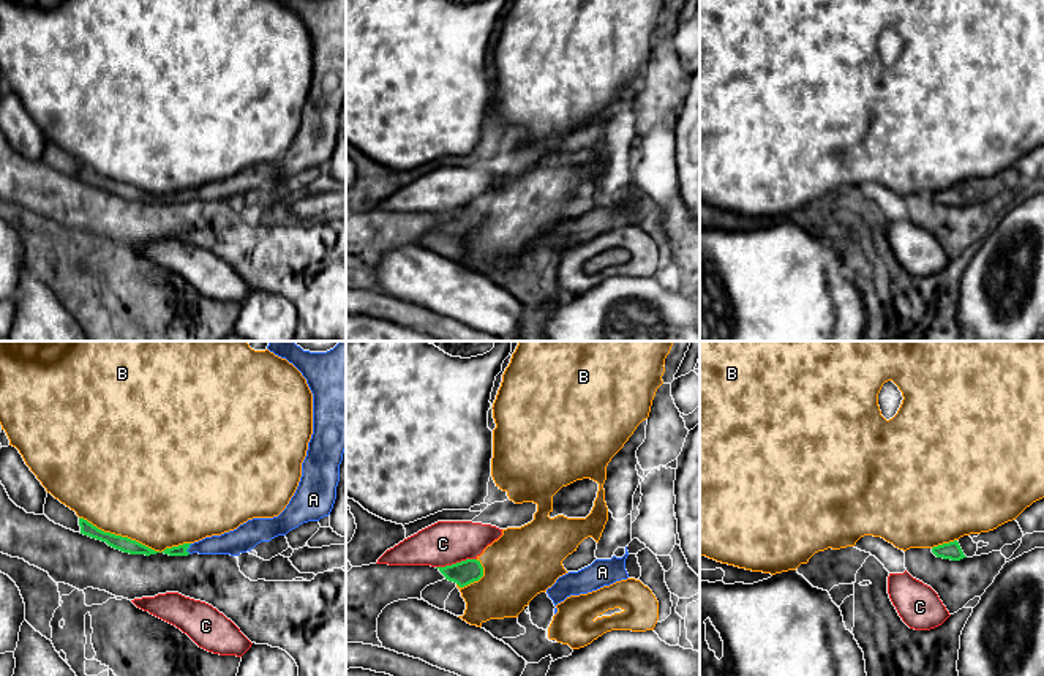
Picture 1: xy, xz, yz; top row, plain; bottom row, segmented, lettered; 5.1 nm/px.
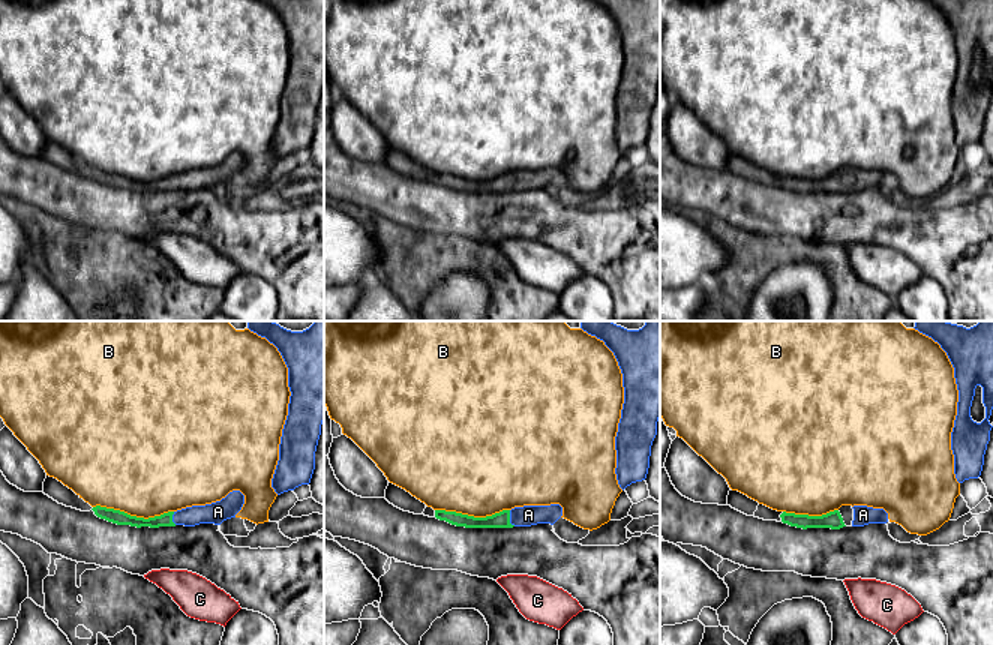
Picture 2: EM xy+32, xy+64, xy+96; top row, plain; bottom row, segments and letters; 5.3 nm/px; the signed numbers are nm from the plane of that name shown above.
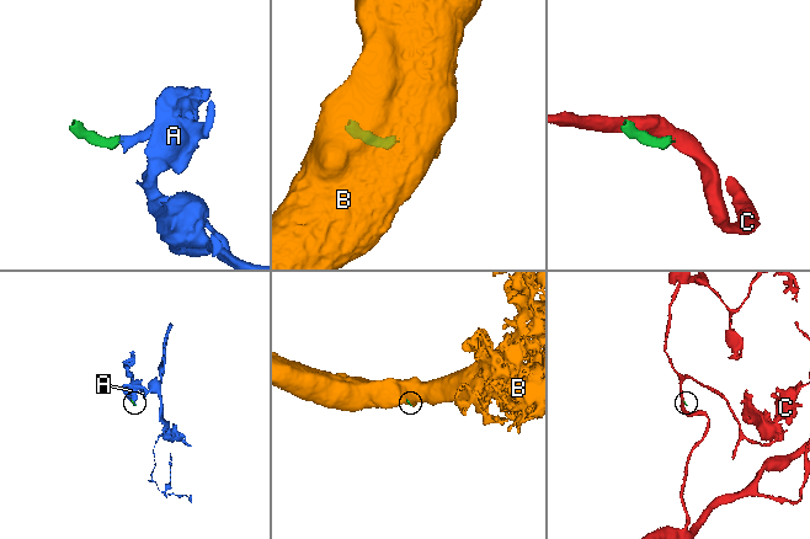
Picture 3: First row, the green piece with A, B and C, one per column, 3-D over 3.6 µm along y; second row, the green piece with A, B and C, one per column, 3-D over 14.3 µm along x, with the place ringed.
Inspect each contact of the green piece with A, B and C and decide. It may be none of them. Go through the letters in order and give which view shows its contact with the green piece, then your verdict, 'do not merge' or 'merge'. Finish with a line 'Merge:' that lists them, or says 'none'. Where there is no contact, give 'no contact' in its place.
A: contact in xy; merge
B: contact in xy; do not merge
C: contact in xz; do not merge
Merge: A

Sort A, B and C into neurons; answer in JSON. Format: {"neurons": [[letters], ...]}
{"neurons": [["A"], ["B"], ["C"]]}

